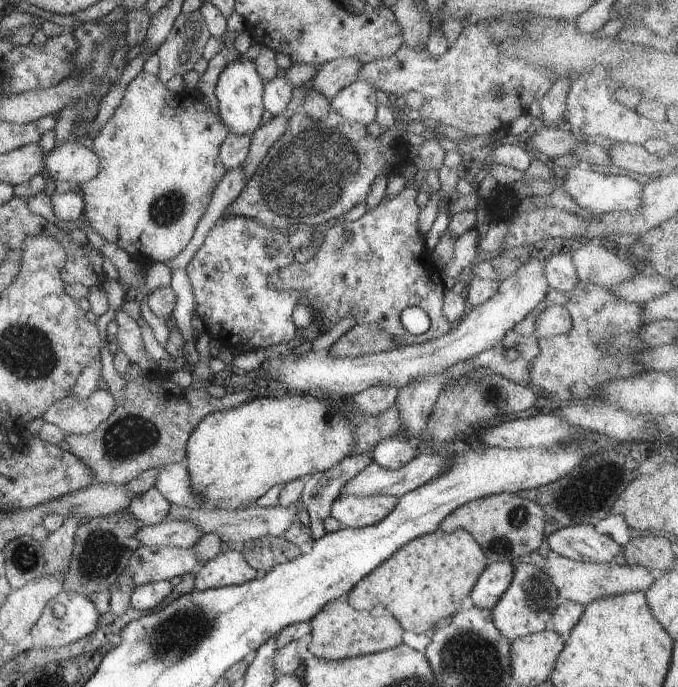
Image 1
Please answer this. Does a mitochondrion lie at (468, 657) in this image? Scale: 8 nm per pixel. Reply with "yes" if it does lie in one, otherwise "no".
yes

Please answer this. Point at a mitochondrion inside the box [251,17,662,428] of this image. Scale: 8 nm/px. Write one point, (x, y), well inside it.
(609, 352)

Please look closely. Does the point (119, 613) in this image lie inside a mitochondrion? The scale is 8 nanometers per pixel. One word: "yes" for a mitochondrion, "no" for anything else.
no

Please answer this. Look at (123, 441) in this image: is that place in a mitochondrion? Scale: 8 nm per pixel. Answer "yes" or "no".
yes

